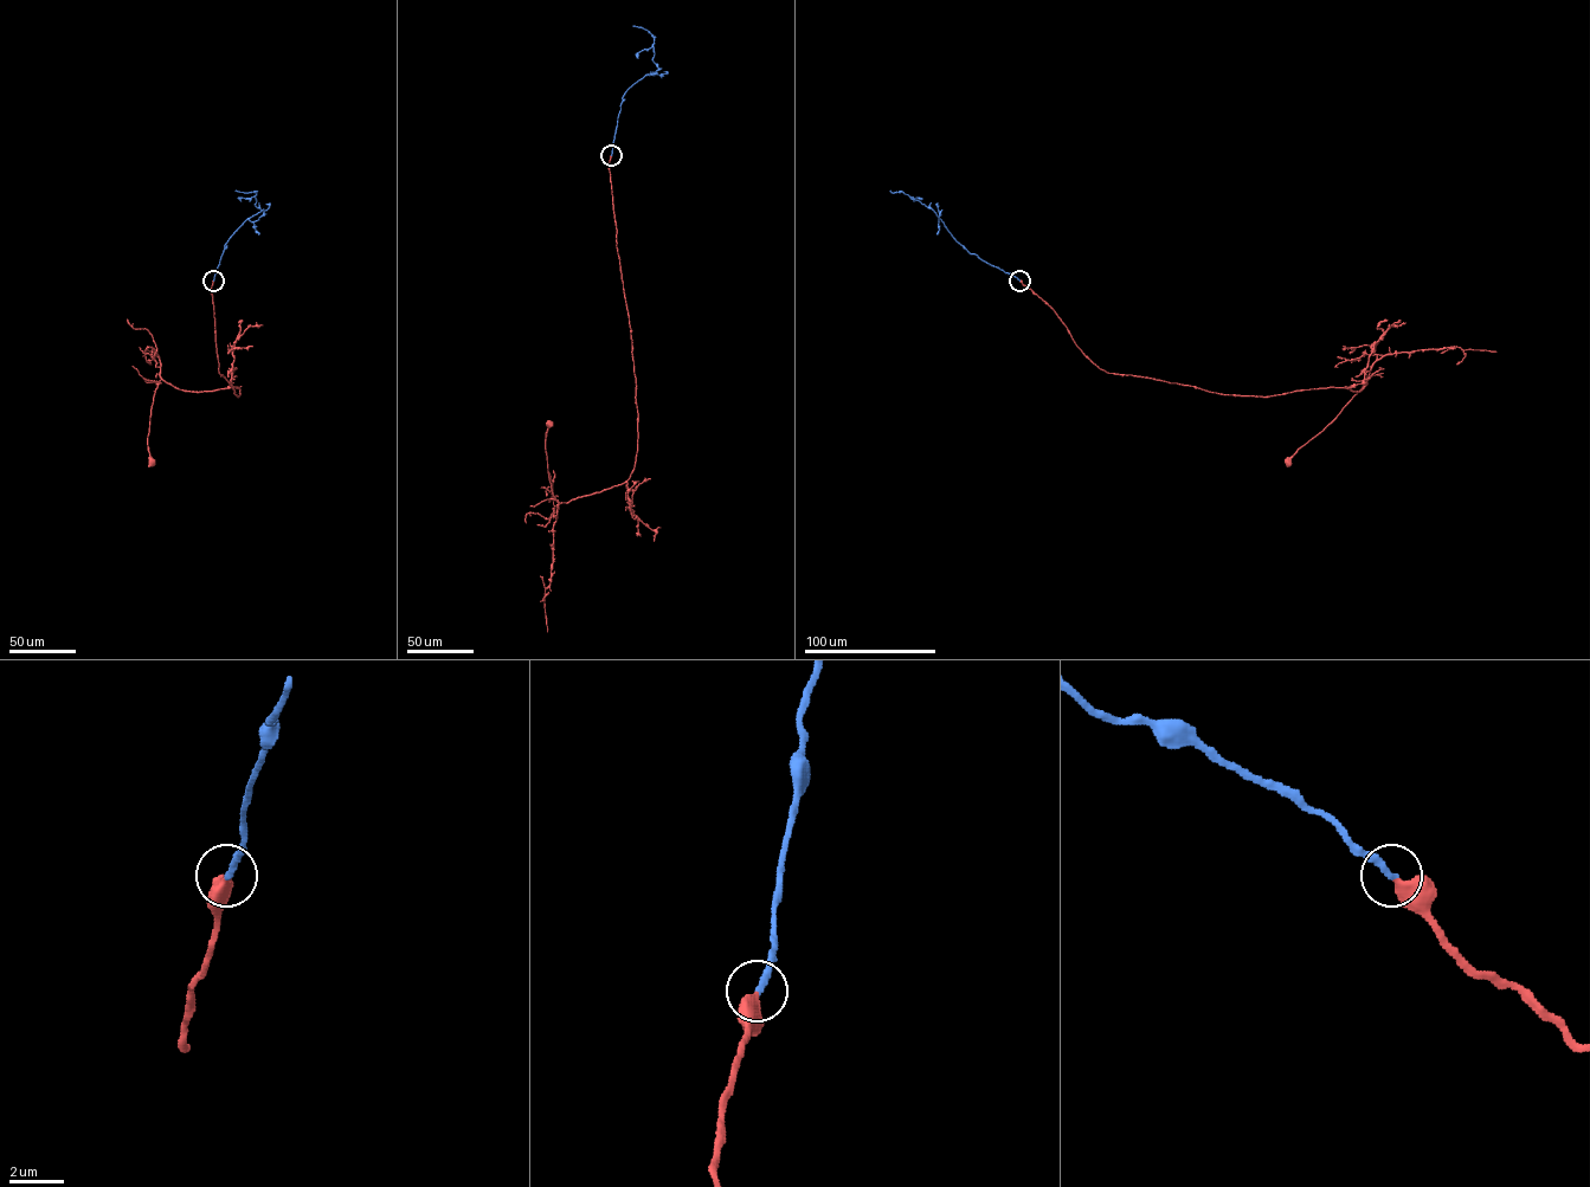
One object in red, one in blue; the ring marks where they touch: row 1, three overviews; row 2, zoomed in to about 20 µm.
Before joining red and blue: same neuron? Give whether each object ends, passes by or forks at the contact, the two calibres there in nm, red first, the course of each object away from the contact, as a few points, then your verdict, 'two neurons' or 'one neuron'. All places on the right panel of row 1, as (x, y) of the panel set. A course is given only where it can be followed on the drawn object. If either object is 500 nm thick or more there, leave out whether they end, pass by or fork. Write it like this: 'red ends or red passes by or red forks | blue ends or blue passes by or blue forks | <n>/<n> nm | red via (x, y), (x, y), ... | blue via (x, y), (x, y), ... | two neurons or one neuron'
red ends | blue ends | 440/240 nm | red via (1019, 281), (1108, 373), (1267, 397), (1328, 387), (1358, 392), (1368, 380), (1288, 463) | blue via (1019, 281), (970, 253), (931, 208), (902, 192), (890, 191) | one neuron

